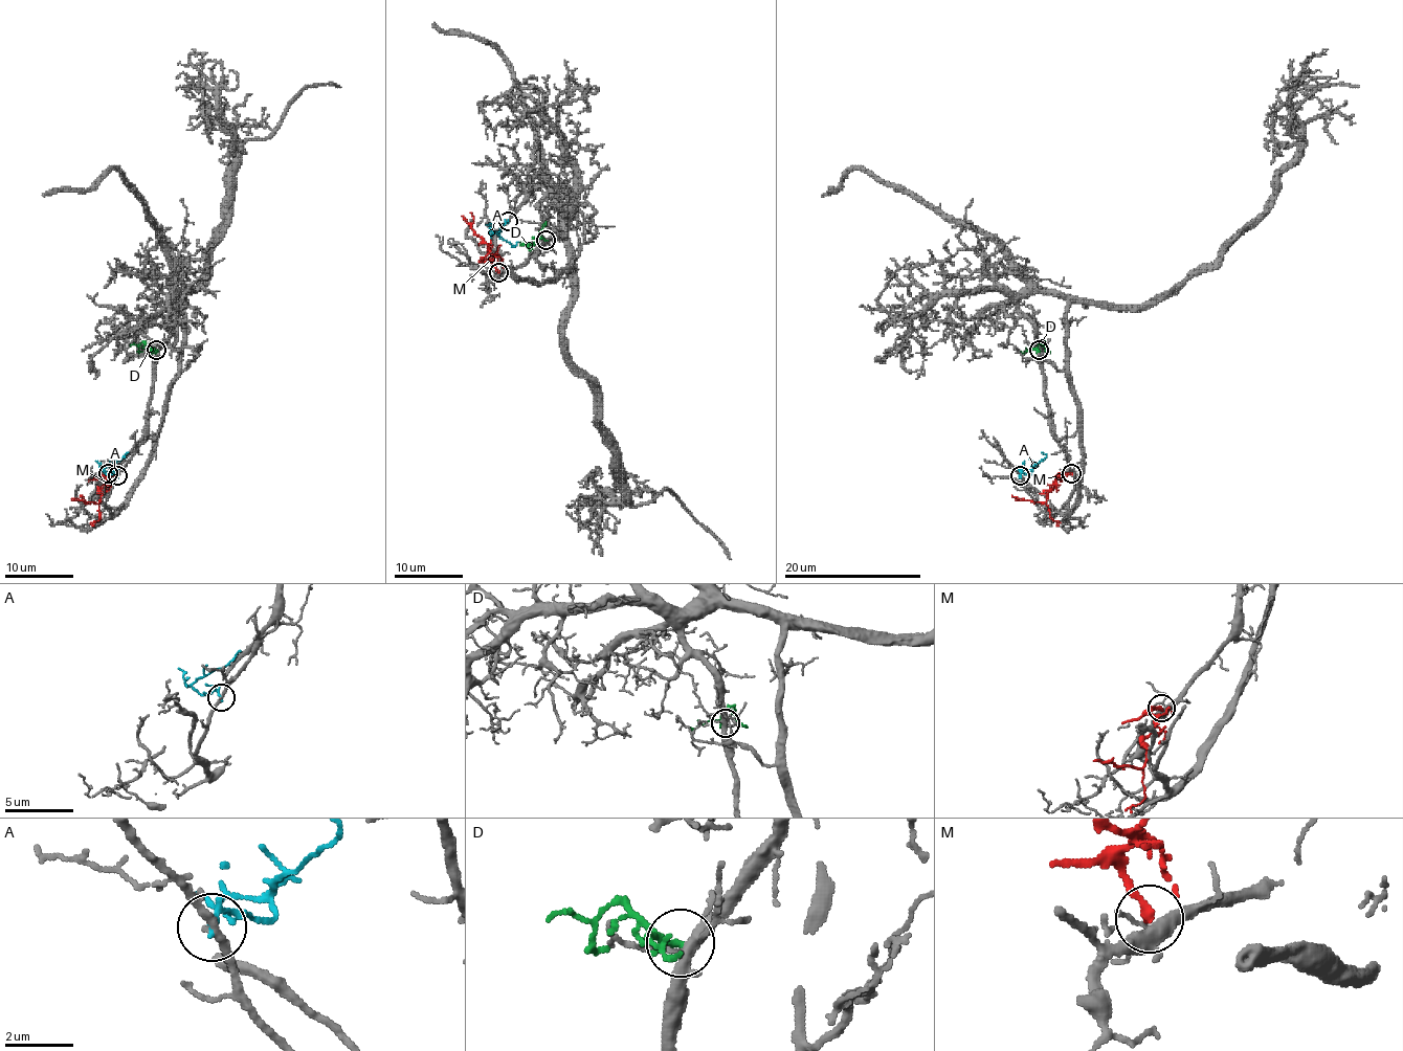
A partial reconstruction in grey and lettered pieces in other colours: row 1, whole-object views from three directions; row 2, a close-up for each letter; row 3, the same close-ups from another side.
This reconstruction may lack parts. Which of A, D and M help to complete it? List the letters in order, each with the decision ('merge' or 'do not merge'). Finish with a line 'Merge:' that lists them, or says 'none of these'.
A: do not merge
D: merge
M: do not merge
Merge: D

